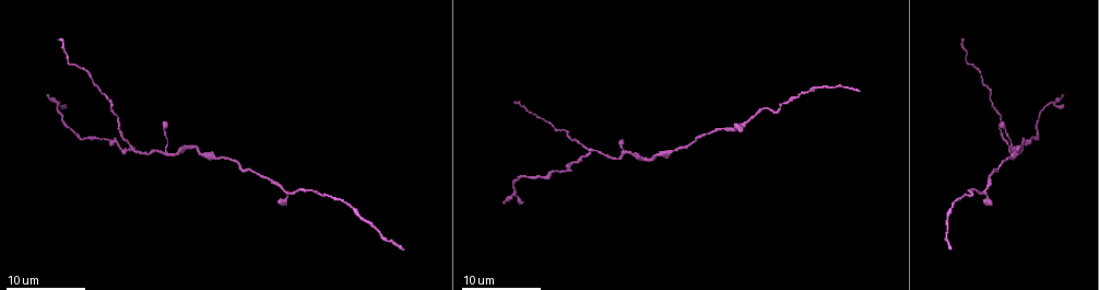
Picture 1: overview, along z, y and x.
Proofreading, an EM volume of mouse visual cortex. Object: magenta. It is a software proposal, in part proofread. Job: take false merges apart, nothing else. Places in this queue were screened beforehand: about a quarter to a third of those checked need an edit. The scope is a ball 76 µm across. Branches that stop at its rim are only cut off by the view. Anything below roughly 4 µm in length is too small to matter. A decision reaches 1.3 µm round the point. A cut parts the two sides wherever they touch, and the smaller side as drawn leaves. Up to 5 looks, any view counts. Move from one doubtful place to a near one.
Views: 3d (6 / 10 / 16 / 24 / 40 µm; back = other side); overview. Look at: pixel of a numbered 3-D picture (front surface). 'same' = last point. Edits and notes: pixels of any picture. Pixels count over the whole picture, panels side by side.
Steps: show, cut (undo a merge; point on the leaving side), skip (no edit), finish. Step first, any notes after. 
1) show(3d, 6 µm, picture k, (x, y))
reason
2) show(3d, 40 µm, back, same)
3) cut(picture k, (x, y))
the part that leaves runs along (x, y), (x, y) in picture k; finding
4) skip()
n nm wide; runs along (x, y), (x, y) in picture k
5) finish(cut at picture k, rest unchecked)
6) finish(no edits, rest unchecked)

show(3d, 16 µm, picture 1, (589, 152))
three-way junction

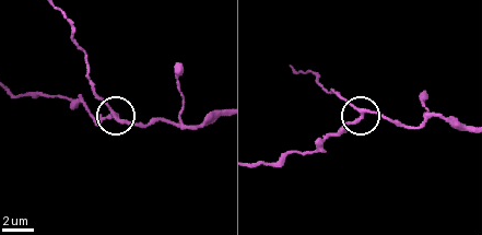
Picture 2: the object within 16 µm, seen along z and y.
skip()
side arm 18 µm; runs along (218, 113), (194, 125), (166, 120), (134, 125), (90, 114) in picture 2; all the same cell

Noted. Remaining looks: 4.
show(3d, 16 µm, picture 1, (215, 156))

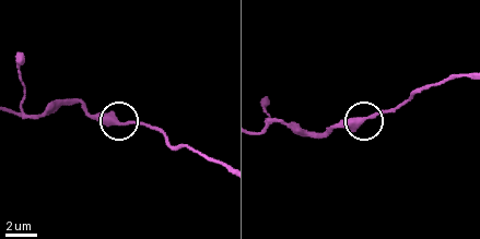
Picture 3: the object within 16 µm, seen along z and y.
skip()
one cell here

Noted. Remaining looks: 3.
show(3d, 16 µm, picture 1, (983, 194))
small branch off a trunk

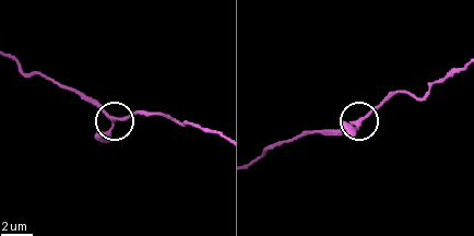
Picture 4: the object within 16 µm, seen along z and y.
skip()
3 arms; one cell here

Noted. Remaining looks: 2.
finish(no edits, rest unchecked)

